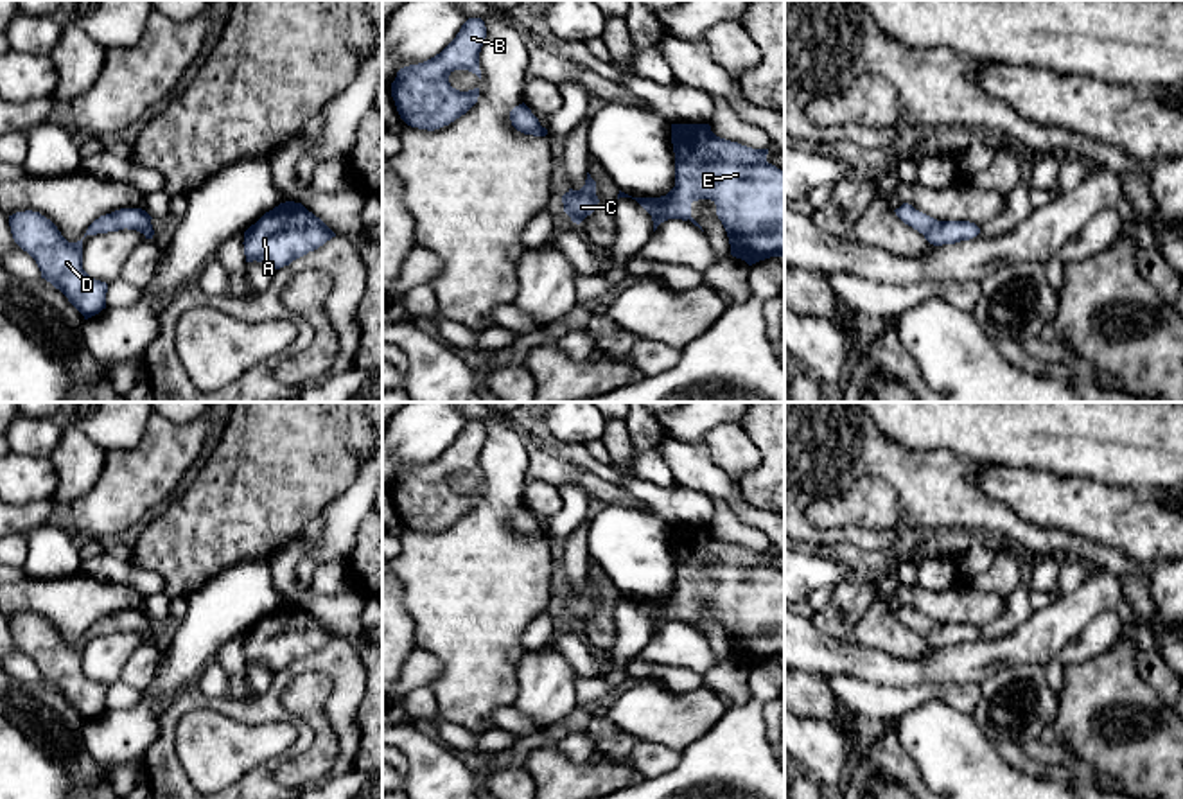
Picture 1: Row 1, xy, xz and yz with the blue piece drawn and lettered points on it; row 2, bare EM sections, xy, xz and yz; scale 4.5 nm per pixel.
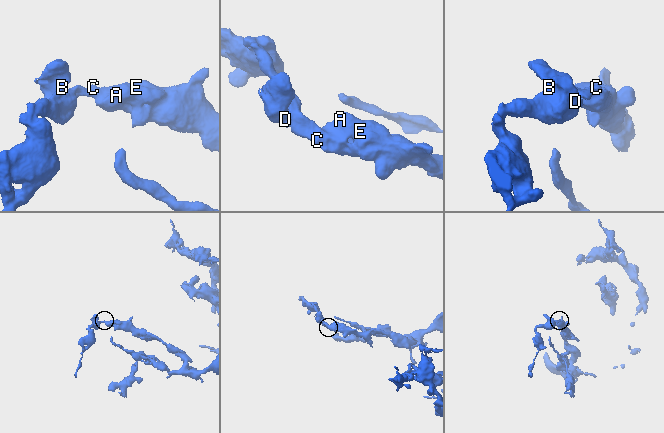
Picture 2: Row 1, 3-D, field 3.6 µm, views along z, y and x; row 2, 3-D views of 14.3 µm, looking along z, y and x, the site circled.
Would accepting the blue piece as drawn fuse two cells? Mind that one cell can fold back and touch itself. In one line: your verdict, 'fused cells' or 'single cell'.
single cell

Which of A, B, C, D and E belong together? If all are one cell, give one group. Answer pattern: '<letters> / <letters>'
A B C D E

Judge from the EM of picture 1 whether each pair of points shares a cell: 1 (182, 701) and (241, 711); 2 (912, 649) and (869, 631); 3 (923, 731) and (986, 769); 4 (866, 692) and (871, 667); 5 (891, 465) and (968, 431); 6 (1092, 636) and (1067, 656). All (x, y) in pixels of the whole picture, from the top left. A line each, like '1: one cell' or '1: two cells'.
1: one cell
2: one cell
3: one cell
4: two cells
5: two cells
6: one cell

